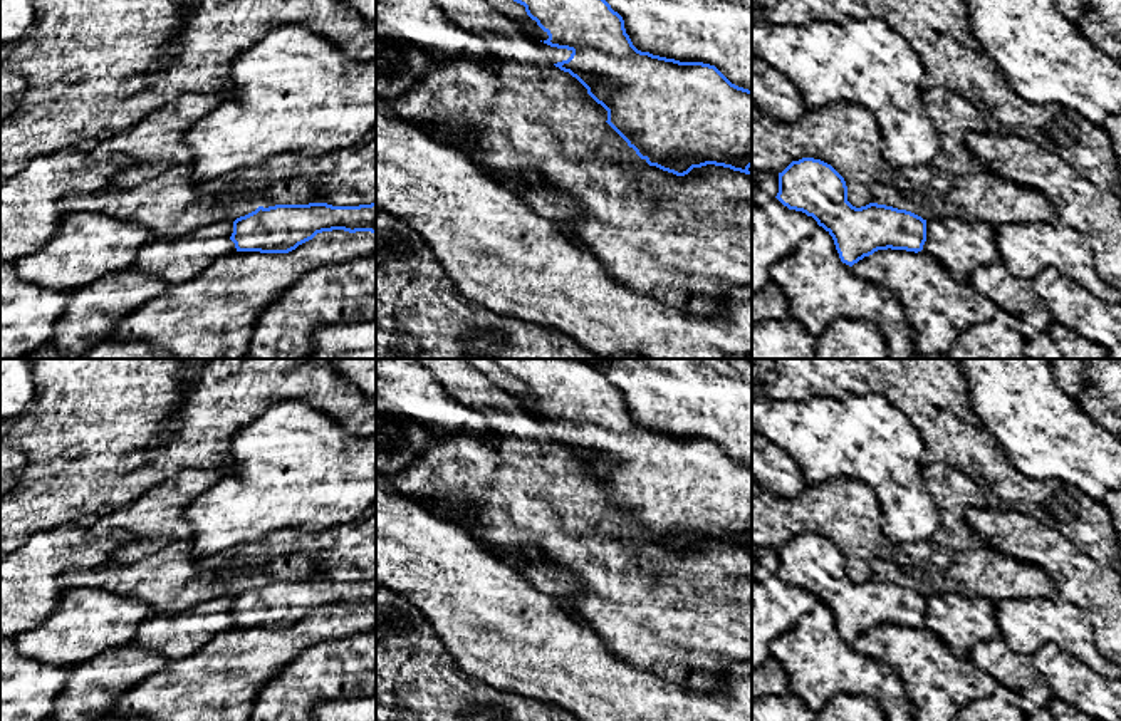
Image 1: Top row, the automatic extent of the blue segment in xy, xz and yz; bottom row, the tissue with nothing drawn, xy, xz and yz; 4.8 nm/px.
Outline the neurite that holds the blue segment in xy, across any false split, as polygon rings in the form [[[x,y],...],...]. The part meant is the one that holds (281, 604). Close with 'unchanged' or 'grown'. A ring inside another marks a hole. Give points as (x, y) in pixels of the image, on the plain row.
[[[376,577],[359,582],[327,578],[258,582],[233,597],[237,627],[289,629],[317,609],[344,605],[376,609]]]; unchanged

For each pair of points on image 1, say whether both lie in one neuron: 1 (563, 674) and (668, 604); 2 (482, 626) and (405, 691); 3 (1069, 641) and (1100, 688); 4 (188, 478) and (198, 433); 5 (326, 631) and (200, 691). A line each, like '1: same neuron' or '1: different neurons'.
1: different neurons
2: different neurons
3: different neurons
4: different neurons
5: same neuron

